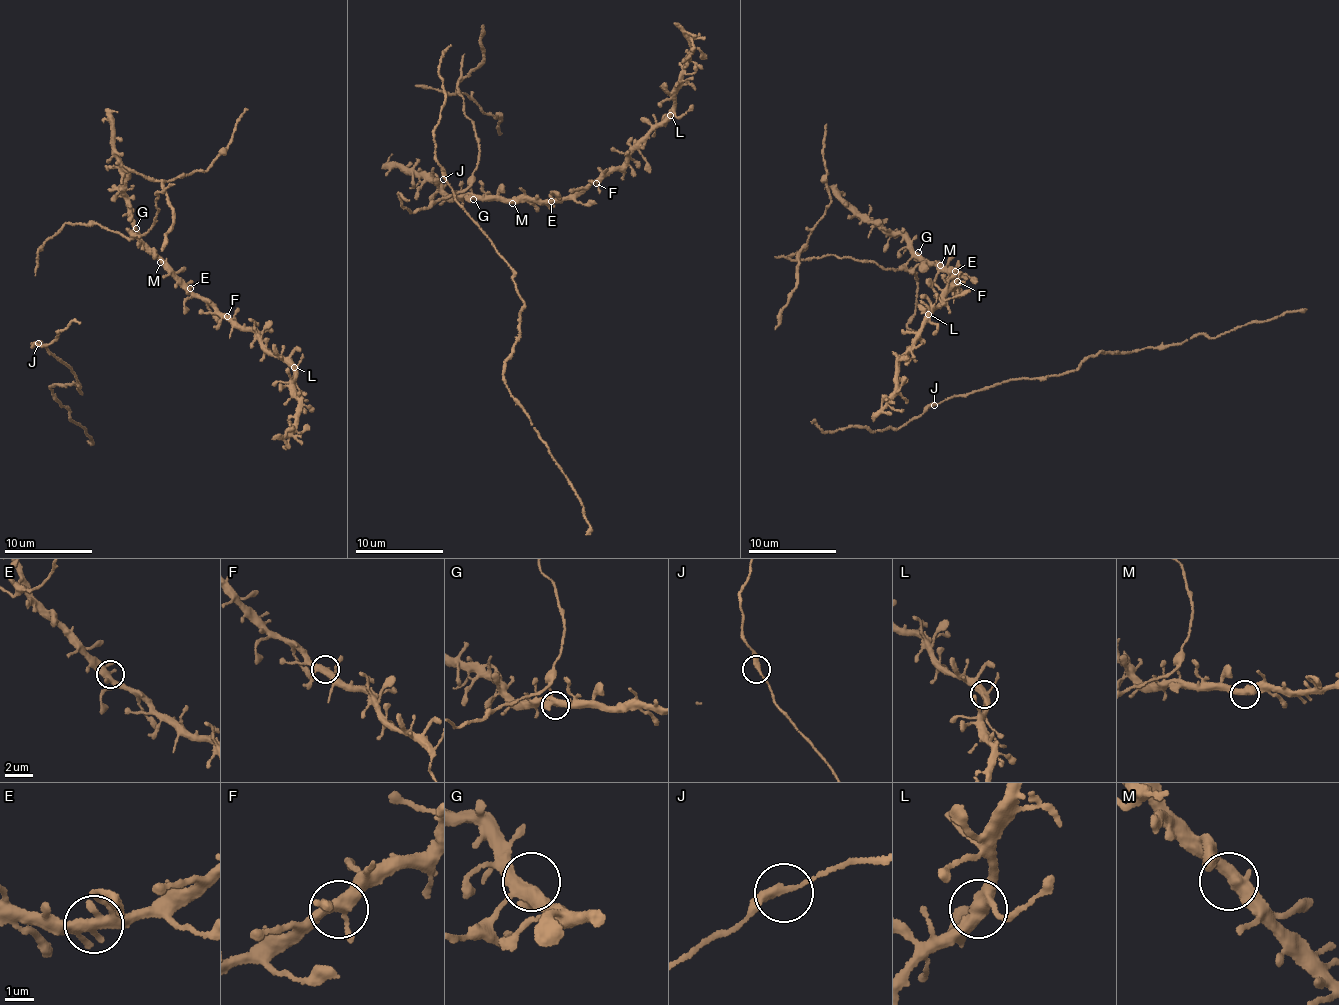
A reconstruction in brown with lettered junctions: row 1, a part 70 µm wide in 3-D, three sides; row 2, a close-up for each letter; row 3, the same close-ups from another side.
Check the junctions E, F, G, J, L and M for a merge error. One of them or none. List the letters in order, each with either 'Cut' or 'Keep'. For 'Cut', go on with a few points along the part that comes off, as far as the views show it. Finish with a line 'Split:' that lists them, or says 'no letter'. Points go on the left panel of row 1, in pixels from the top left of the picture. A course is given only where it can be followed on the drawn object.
E: Keep
F: Keep
G: Keep
J: Keep
L: Keep
M: Keep
Split: no letter

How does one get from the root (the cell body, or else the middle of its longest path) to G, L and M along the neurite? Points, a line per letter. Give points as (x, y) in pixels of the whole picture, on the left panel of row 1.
G: (37, 253), (39, 245), (67, 224), (95, 224), (128, 237), (136, 228)
L: (37, 253), (67, 224), (95, 224), (128, 237), (136, 230), (194, 293), (254, 331), (260, 349), (295, 368)
M: (37, 253), (39, 245), (67, 224), (95, 224), (128, 237), (136, 230), (160, 262)

